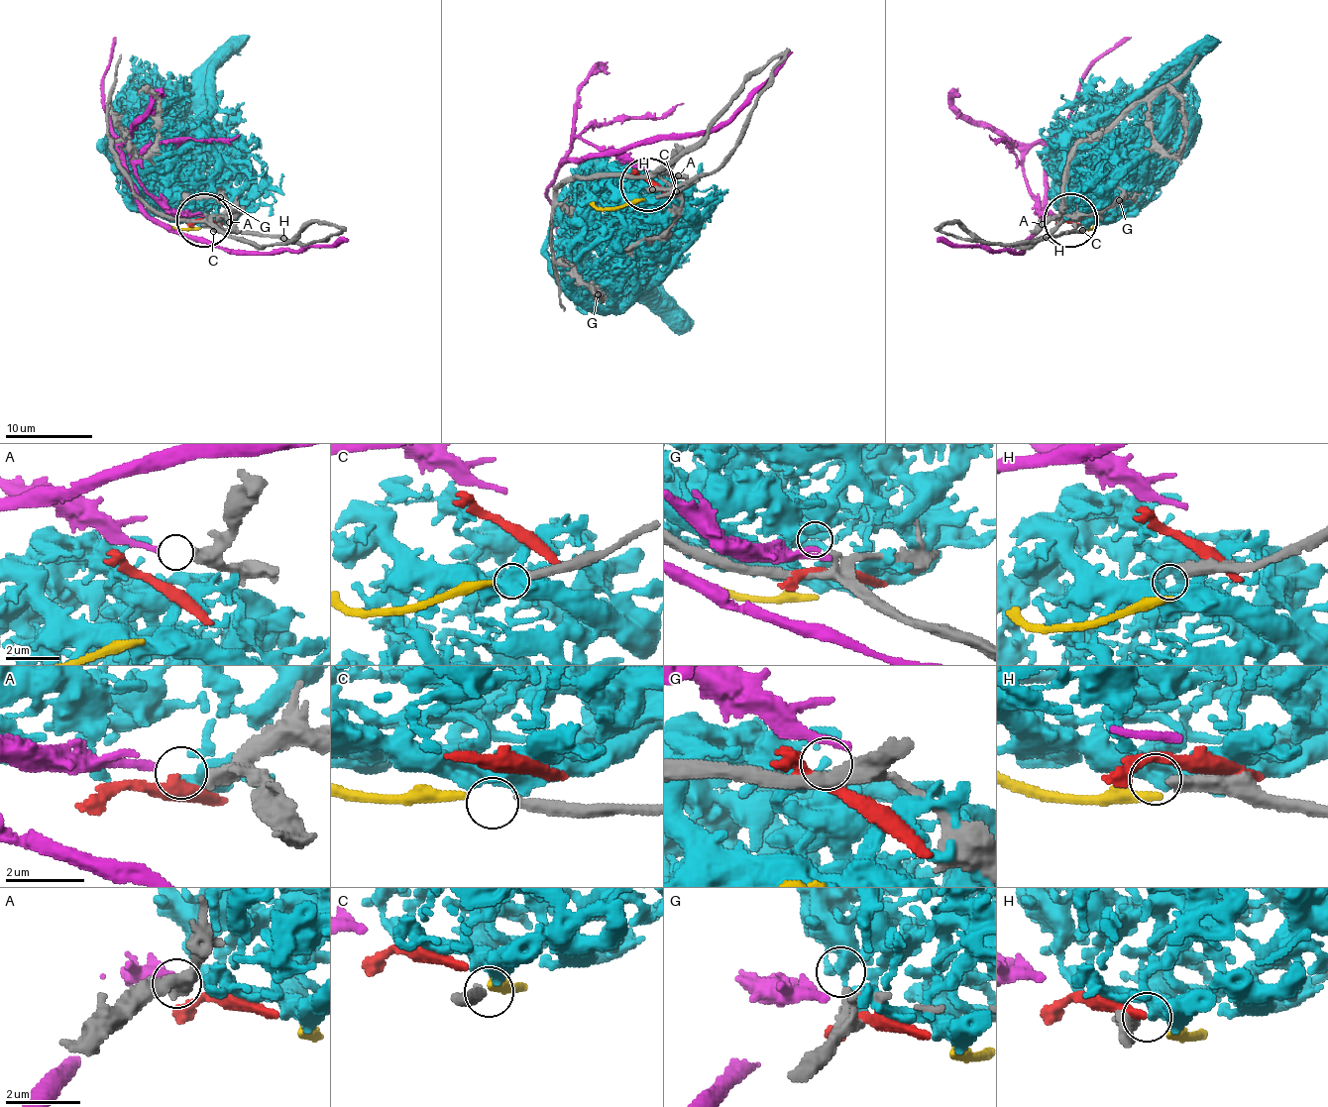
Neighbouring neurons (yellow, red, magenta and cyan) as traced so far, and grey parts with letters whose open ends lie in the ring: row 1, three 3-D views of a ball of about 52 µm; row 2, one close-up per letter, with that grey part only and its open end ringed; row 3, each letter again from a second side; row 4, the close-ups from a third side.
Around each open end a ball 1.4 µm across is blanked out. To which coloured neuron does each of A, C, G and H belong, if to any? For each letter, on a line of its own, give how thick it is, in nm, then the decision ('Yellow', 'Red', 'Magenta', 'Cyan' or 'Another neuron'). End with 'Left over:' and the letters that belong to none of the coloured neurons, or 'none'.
A: Thickness 340 nm. Magenta
C: Thickness 280 nm. Yellow
G: Thickness 190 nm. Another neuron
H: Thickness 400 nm. Another neuron
Left over: G, H

